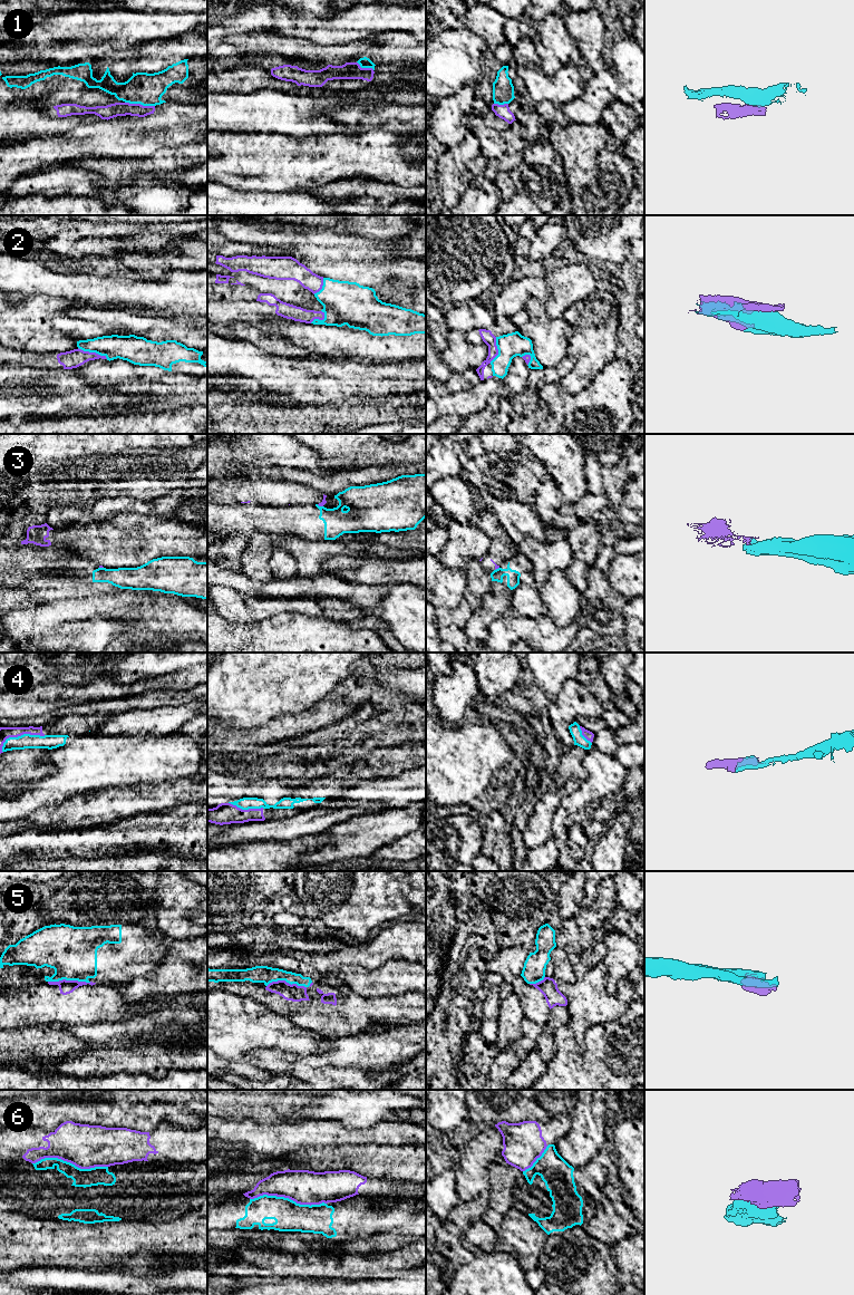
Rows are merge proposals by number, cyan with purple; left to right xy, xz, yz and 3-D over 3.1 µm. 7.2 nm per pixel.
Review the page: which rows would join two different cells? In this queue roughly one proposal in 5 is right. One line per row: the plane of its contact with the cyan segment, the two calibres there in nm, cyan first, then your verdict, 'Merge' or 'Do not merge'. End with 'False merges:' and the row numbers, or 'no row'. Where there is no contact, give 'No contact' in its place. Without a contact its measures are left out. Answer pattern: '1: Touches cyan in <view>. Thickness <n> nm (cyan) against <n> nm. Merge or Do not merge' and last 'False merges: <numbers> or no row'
1: Touches cyan in xy. Thickness 220 nm (cyan) against 100 nm. Do not merge
2: Touches cyan in xy. Thickness 180 nm (cyan) against 130 nm. Merge
3: Touches cyan in xz. Thickness 190 nm (cyan) against 40 nm. Do not merge
4: Touches cyan in xy. Thickness 110 nm (cyan) against 80 nm. Merge
5: Touches cyan in xy. Thickness 360 nm (cyan) against 100 nm. Do not merge
6: Touches cyan in xz. Thickness 220 nm (cyan) against 240 nm. Do not merge
False merges: 1, 3, 5, 6

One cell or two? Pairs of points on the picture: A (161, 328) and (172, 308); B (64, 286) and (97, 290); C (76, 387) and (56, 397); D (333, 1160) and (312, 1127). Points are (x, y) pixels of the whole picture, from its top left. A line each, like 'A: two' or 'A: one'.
A: two
B: one
C: one
D: two

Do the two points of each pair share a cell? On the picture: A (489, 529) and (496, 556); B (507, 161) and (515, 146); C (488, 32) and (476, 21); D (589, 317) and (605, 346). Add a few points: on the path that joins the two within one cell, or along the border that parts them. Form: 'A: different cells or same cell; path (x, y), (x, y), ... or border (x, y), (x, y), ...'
A: same cell; path (496, 535), (496, 549)
B: same cell; path (511, 157), (514, 154), (514, 150)
C: same cell; path (485, 29), (479, 23)
D: same cell; path (592, 324), (599, 334), (599, 339)

